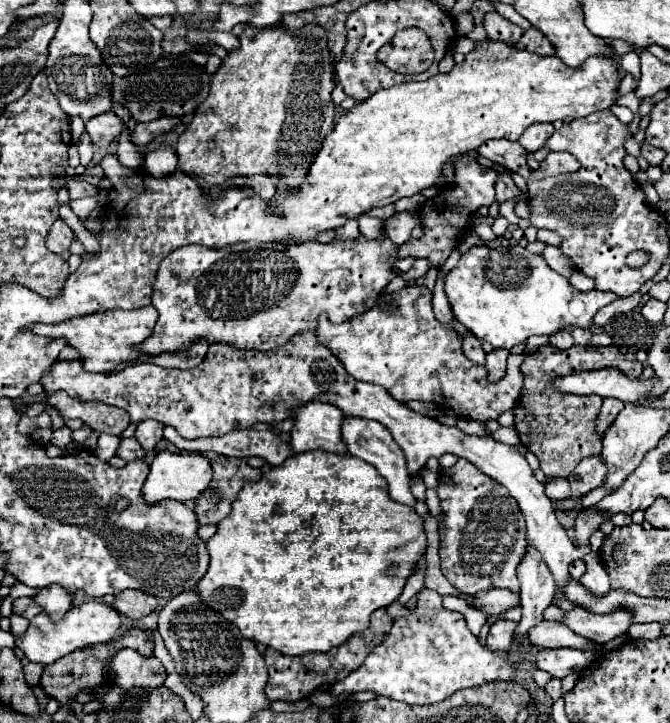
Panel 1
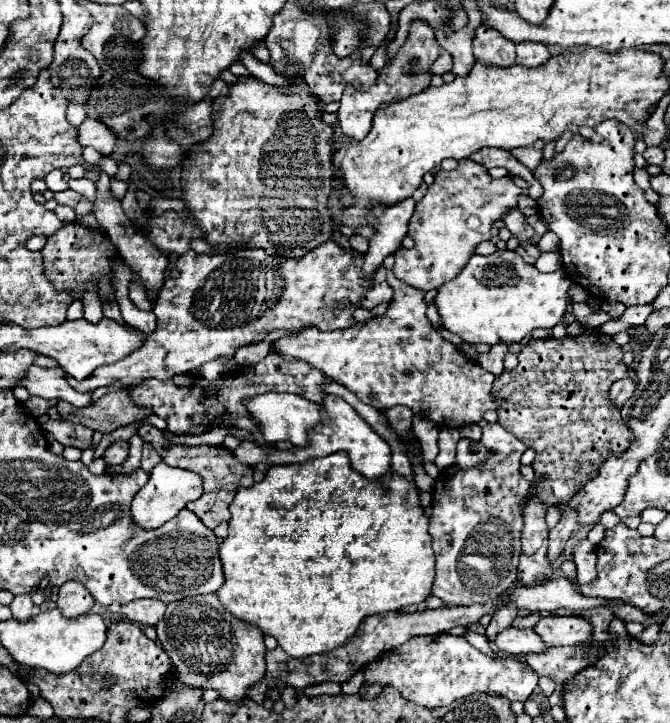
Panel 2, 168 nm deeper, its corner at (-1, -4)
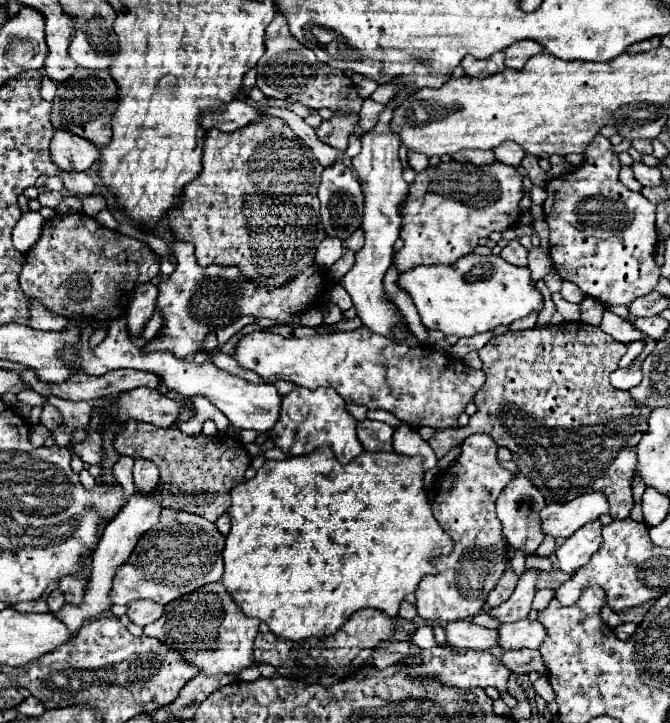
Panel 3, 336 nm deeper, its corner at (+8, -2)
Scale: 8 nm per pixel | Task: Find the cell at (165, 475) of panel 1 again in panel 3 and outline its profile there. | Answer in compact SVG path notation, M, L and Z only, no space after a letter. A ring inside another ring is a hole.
M134 493L132 499L128 501L128 505L124 509L120 509L120 513L106 525L104 529L104 535L98 543L98 547L94 549L92 553L92 563L90 563L90 581L88 581L88 587L84 589L84 601L80 605L64 605L60 611L56 611L54 615L68 627L68 631L72 635L78 635L78 631L82 629L84 623L92 621L92 619L98 619L106 613L110 613L112 609L112 601L110 601L110 589L112 589L112 579L116 577L118 573L118 565L128 561L128 557L132 555L132 549L136 547L138 539L152 527L158 523L158 517L160 517L160 497L156 493L150 493L150 495L144 495L144 493Z

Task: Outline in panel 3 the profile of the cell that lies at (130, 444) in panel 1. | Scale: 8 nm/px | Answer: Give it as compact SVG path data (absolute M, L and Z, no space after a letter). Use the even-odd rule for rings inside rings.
M88 431L86 439L80 443L74 443L72 453L78 455L84 463L88 465L96 465L102 459L102 435L98 431Z

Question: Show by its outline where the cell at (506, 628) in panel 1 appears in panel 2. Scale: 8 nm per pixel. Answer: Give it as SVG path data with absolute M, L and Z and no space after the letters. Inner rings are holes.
M505 605L505 607L497 609L495 615L493 615L493 619L491 619L491 623L489 623L489 627L487 627L489 641L493 641L503 629L511 627L515 617L517 617L517 607L513 607L513 605Z

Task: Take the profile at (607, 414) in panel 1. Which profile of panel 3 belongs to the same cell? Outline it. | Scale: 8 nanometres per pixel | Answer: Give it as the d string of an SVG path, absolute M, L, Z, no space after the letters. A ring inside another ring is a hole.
M636 359L630 367L626 367L626 369L616 369L616 371L610 375L610 381L612 381L612 385L618 387L618 389L632 389L632 387L636 387L636 385L642 381L640 369L642 369L642 361Z

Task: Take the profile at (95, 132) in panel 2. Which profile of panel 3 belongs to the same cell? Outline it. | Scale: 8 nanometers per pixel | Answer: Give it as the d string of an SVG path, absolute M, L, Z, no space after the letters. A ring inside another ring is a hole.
M58 129L50 141L50 157L62 171L86 171L98 155L96 145L64 129Z

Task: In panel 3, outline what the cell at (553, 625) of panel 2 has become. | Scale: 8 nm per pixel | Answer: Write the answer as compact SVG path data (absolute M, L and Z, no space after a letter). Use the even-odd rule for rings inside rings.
M516 621L498 627L498 647L508 649L538 649L546 637L546 631L540 621Z

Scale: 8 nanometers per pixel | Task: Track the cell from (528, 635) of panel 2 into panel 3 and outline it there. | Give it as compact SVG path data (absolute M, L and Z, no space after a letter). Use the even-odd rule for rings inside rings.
M452 621L444 623L446 631L446 643L456 649L492 649L496 647L496 629L486 629L480 625L474 625L472 621Z

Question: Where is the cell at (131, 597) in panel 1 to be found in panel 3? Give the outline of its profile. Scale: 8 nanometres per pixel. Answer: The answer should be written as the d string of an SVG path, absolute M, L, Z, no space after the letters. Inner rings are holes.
M136 601L134 605L128 605L128 617L132 623L144 627L148 623L154 623L156 619L160 619L164 613L164 607L152 601Z

